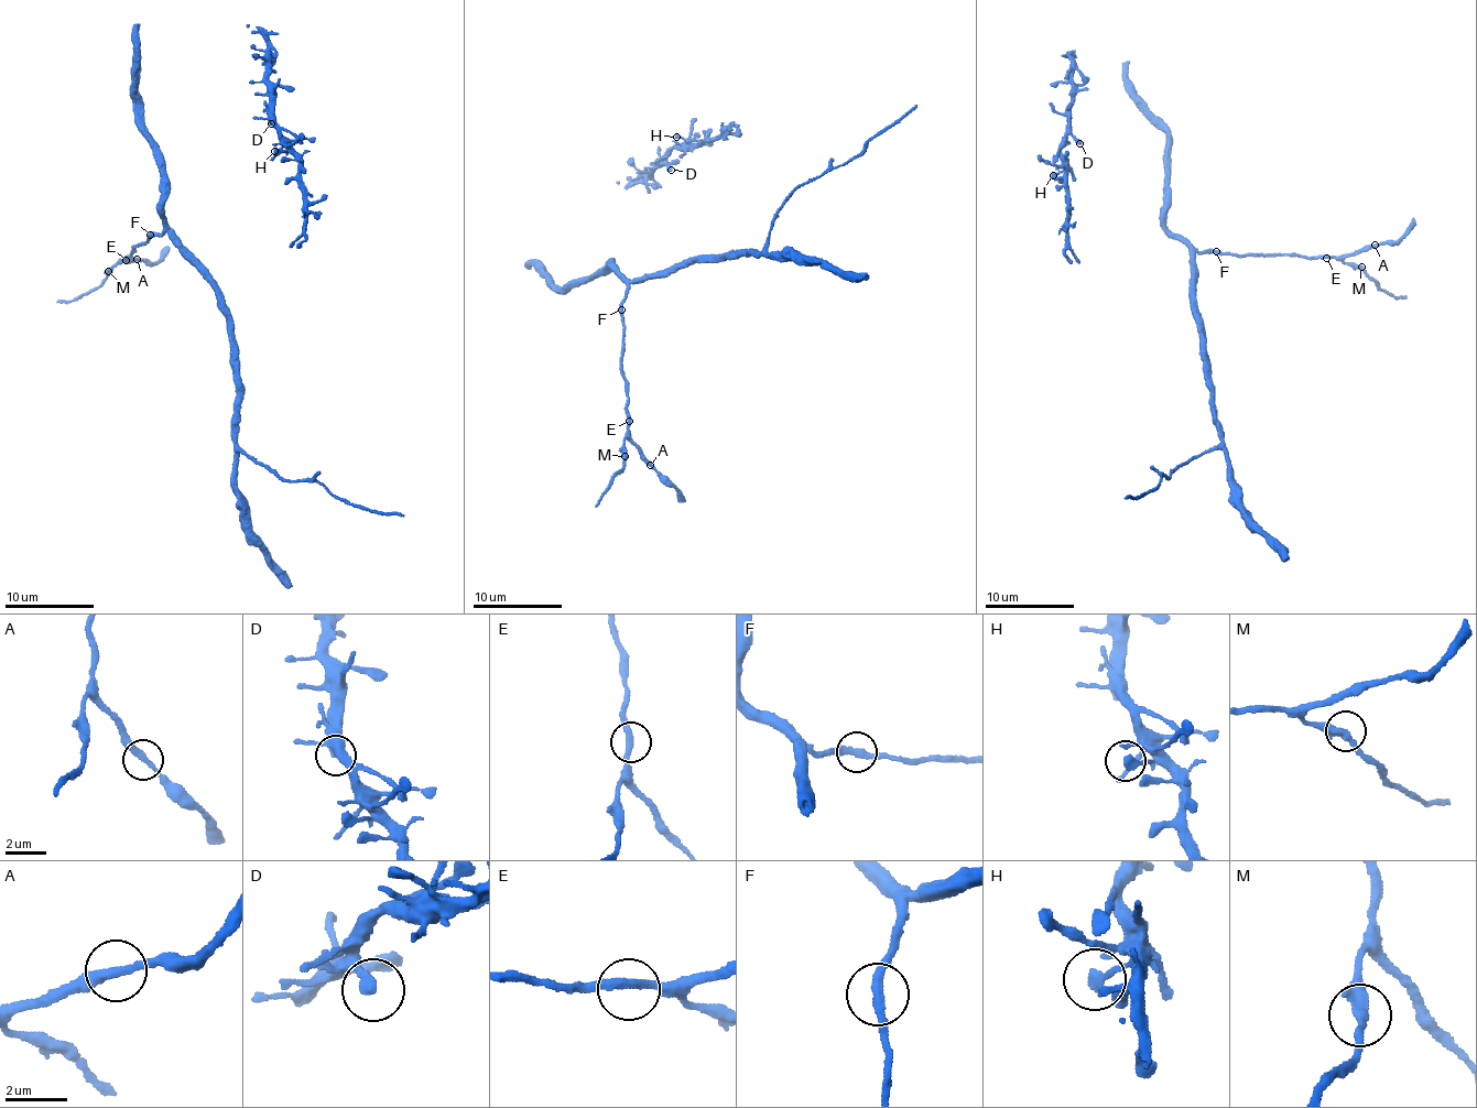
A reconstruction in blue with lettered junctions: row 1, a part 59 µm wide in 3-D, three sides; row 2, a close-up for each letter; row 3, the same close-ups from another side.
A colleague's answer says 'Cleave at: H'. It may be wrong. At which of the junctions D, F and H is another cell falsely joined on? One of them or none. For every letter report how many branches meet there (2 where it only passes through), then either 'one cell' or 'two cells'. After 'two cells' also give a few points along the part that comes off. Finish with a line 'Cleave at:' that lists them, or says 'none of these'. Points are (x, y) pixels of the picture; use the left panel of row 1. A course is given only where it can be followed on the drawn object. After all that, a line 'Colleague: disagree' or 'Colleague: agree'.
D: 1 branches meet; one cell
F: 2 branches meet; one cell
H: 1 branches meet; one cell
Cleave at: none of these
Colleague: disagree

